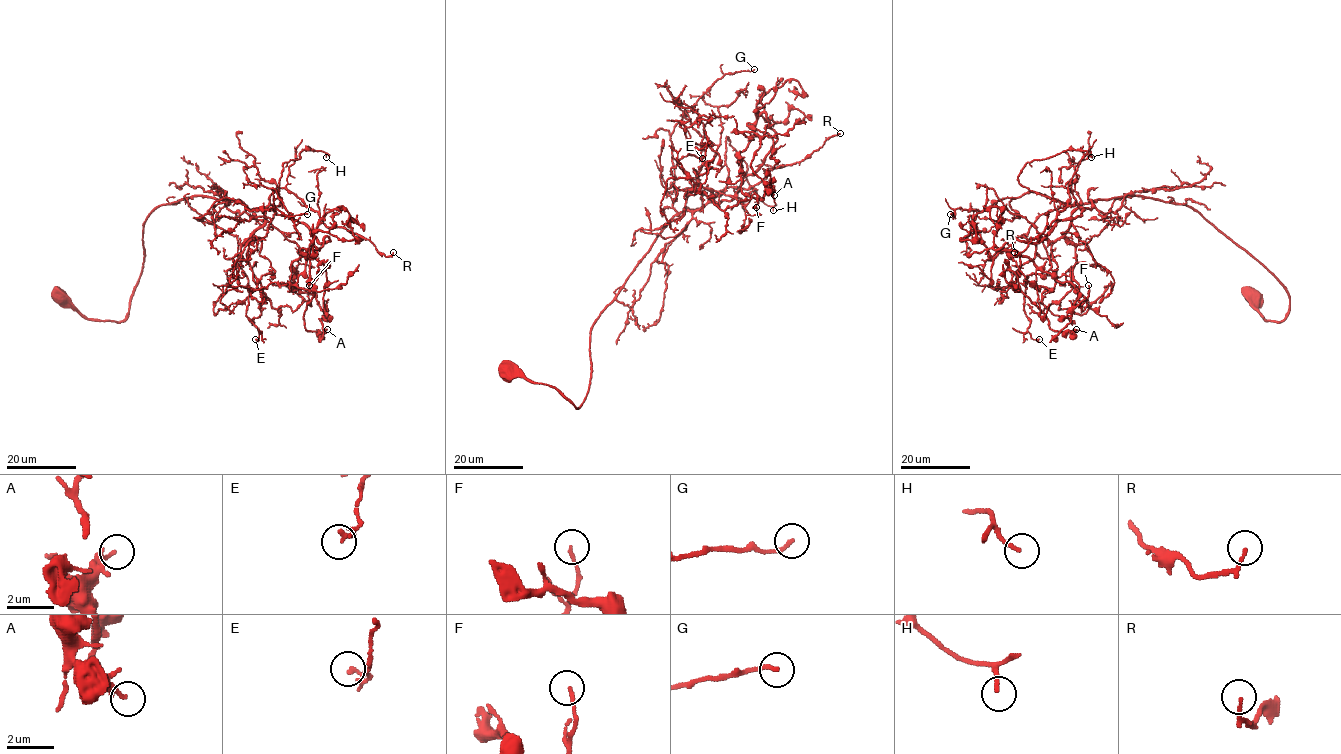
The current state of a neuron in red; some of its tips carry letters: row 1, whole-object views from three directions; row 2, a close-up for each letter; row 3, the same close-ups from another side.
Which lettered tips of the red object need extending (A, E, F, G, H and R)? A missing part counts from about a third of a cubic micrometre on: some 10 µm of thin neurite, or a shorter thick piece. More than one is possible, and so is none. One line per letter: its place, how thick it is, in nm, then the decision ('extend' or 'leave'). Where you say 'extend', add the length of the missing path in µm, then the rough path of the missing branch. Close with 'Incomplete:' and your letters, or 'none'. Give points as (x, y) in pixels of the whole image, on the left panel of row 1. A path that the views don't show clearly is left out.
A: (327, 329) | 240 nm | leave
E: (255, 339) | 120 nm | leave
F: (309, 285) | 140 nm | leave
G: (307, 214) | 200 nm | leave
H: (326, 157) | 150 nm | leave
R: (393, 252) | 100 nm | leave
Incomplete: none

